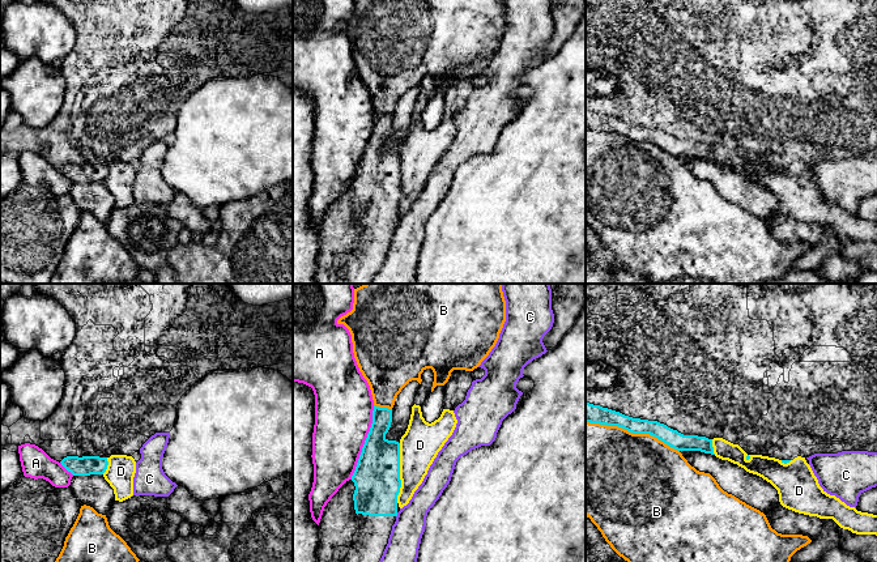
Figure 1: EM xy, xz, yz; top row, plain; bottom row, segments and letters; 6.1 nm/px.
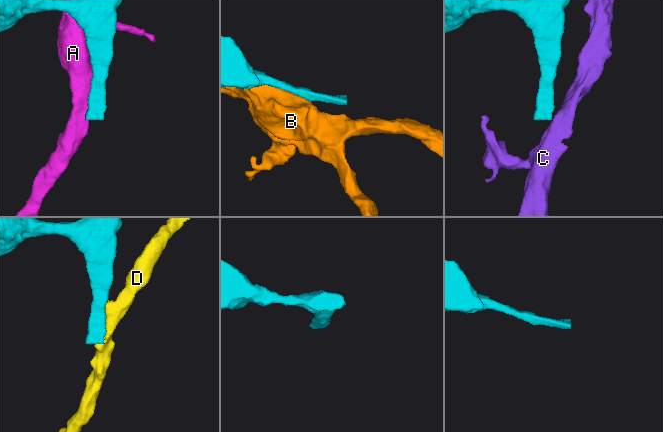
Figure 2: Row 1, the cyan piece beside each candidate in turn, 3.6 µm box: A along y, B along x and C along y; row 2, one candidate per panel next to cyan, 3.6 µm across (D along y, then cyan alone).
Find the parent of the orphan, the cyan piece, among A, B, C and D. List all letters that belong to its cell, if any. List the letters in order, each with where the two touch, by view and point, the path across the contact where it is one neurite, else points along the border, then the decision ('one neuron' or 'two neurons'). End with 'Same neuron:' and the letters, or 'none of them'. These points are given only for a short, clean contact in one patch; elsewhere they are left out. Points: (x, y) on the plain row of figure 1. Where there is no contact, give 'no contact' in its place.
A: xz (365, 149) | two neurons
B: yz (633, 140) | two neurons
C: xz (396, 222) | two neurons
D: xz (399, 181) | two neurons
Same neuron: none of them

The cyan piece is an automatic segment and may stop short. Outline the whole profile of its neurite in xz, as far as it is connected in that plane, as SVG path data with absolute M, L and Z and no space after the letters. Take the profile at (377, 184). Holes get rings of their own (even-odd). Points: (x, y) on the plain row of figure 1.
M374 112L372 131L352 183L359 235L345 264L345 284L371 284L400 218L400 150L386 145L391 129L392 116Z

